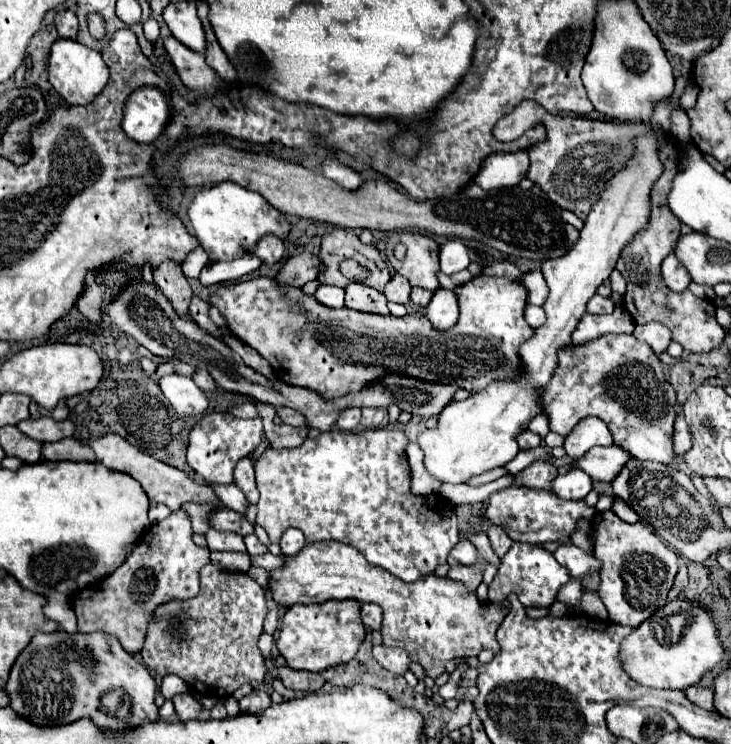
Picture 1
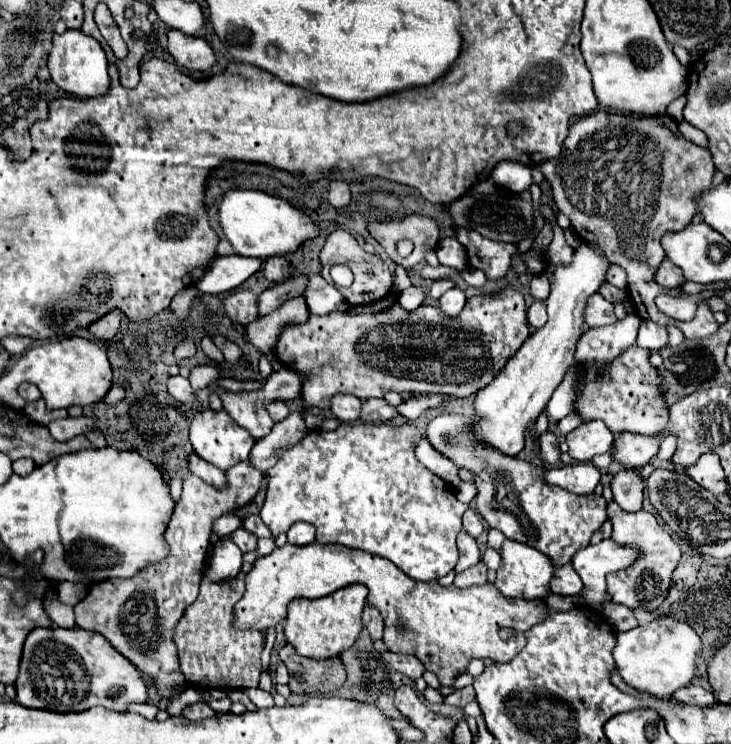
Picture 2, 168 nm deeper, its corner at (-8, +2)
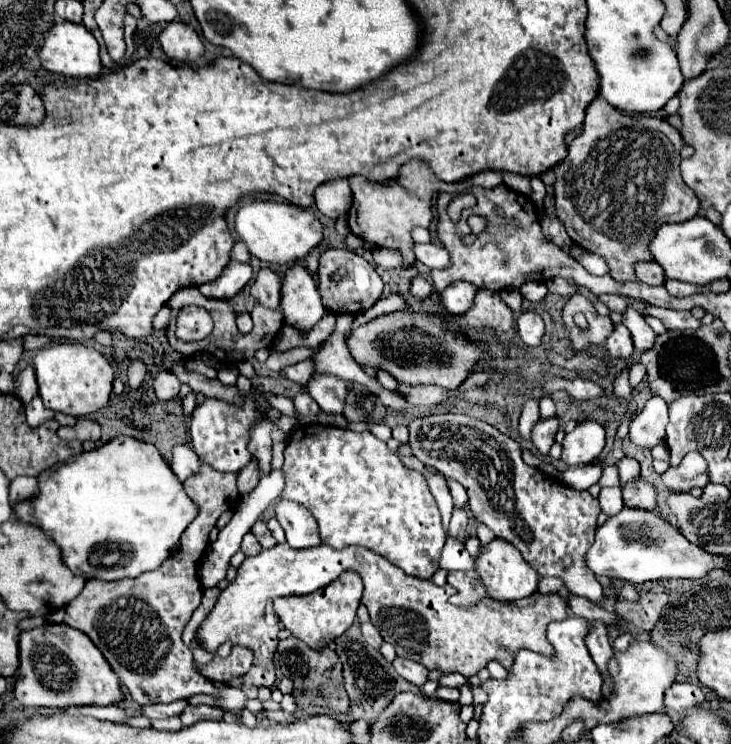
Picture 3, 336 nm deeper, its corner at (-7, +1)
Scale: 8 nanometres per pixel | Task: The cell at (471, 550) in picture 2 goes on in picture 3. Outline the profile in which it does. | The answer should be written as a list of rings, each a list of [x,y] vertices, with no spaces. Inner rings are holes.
[[[454,507],[452,519],[450,519],[450,533],[452,537],[464,541],[466,539],[466,525],[468,525],[468,515],[462,507]]]

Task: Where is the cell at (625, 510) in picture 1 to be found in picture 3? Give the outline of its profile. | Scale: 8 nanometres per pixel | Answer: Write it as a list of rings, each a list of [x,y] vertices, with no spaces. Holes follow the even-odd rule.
[[[622,457],[622,459],[616,463],[616,467],[618,467],[618,471],[620,471],[622,485],[624,485],[626,481],[630,481],[632,477],[640,475],[640,465],[638,465],[638,461],[636,461],[634,457]]]

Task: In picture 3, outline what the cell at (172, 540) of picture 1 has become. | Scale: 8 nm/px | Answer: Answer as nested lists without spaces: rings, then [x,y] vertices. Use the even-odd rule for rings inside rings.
[[[200,461],[198,473],[184,481],[184,489],[188,497],[200,505],[200,513],[184,531],[180,551],[166,559],[158,569],[134,579],[88,579],[82,593],[66,605],[64,623],[84,631],[96,643],[112,671],[118,675],[122,687],[130,691],[136,703],[172,703],[196,693],[206,693],[214,697],[217,706],[240,719],[248,697],[240,689],[230,689],[226,685],[216,687],[208,679],[200,677],[192,667],[192,651],[182,641],[182,631],[202,599],[198,561],[208,547],[208,535],[218,517],[238,501],[236,473],[220,473]]]

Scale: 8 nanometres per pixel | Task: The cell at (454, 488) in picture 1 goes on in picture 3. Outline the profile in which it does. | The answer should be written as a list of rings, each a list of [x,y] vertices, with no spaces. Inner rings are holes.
[[[592,463],[592,465],[578,465],[578,467],[570,467],[568,471],[564,471],[560,477],[566,485],[574,487],[574,489],[588,489],[594,483],[598,483],[602,475],[602,467]]]

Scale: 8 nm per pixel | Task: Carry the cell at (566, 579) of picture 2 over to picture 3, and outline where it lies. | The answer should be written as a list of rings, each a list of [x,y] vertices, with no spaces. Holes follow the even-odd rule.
[[[544,577],[538,581],[538,593],[558,593],[564,589],[564,583],[556,577]]]

